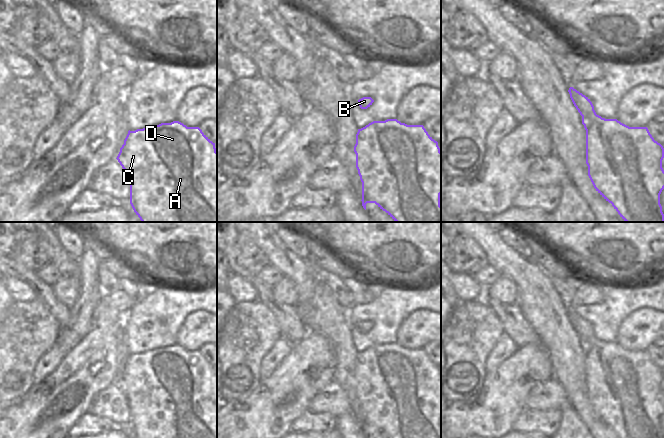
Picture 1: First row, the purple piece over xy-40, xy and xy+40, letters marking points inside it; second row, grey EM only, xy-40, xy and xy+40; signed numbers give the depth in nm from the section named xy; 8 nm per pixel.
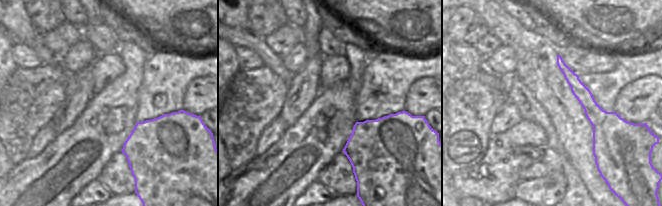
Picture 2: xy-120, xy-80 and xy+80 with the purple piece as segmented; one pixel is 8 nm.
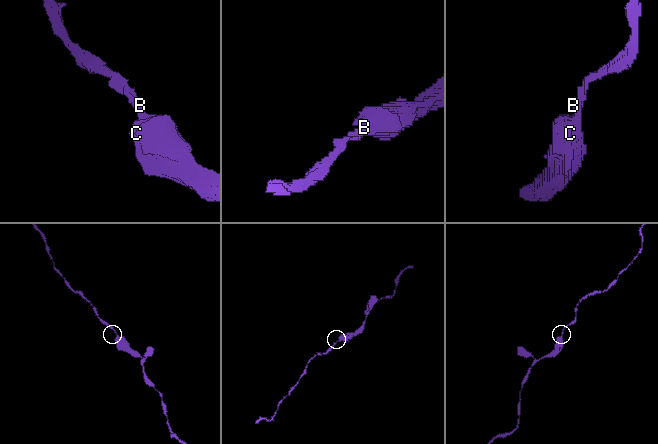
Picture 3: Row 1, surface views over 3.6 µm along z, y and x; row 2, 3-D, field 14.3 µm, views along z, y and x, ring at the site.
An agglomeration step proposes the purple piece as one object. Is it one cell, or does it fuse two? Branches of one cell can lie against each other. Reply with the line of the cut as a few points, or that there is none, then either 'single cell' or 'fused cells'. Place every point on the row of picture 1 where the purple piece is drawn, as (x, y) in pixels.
no cut; single cell

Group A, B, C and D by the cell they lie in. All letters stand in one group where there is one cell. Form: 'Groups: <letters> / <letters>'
Groups: A B C D

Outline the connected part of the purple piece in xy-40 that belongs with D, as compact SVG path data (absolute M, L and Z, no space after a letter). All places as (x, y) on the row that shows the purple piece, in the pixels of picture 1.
M173 121L135 131L129 130L116 159L128 176L130 204L142 222L217 222L217 151L215 143L199 127L187 127L179 121Z

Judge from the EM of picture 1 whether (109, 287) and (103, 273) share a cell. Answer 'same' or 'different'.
same

